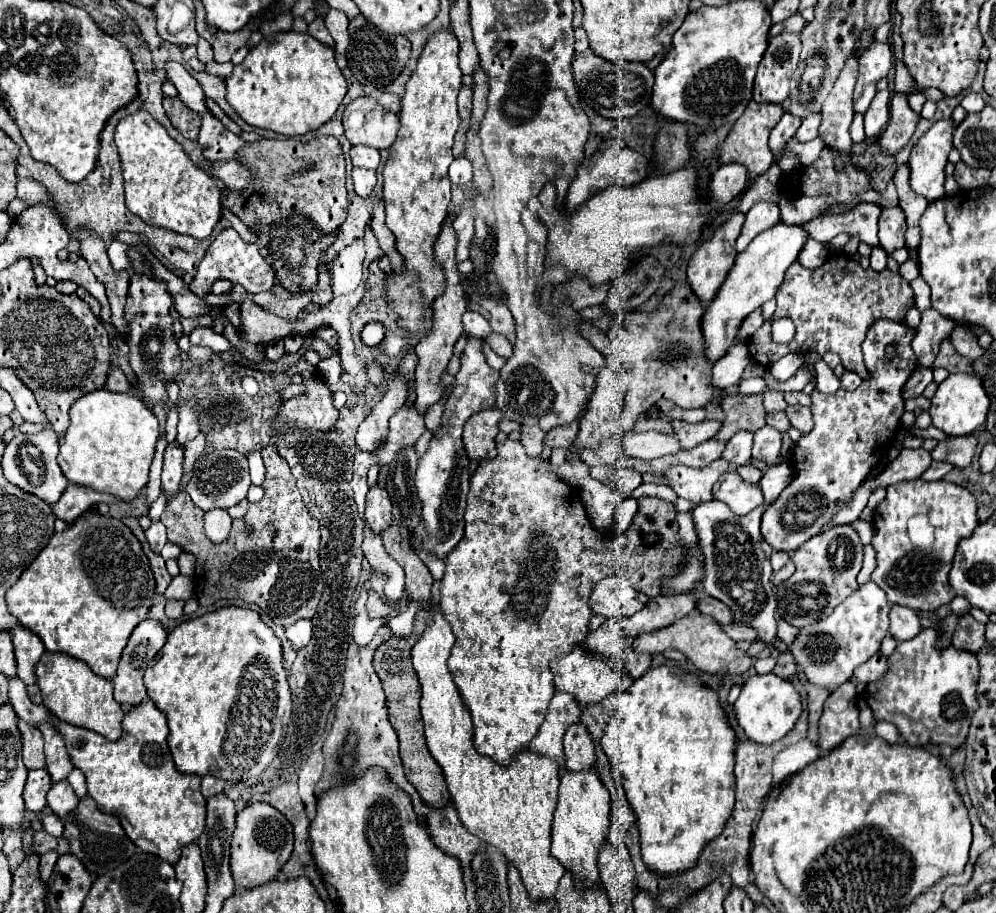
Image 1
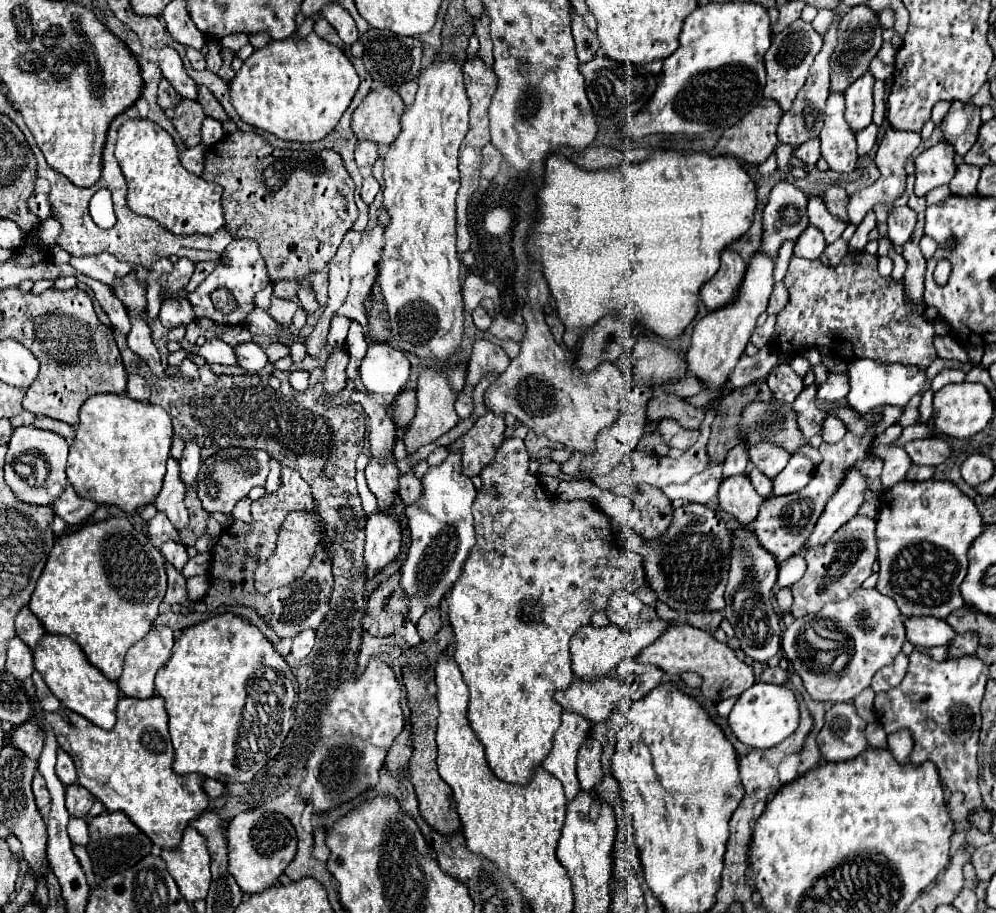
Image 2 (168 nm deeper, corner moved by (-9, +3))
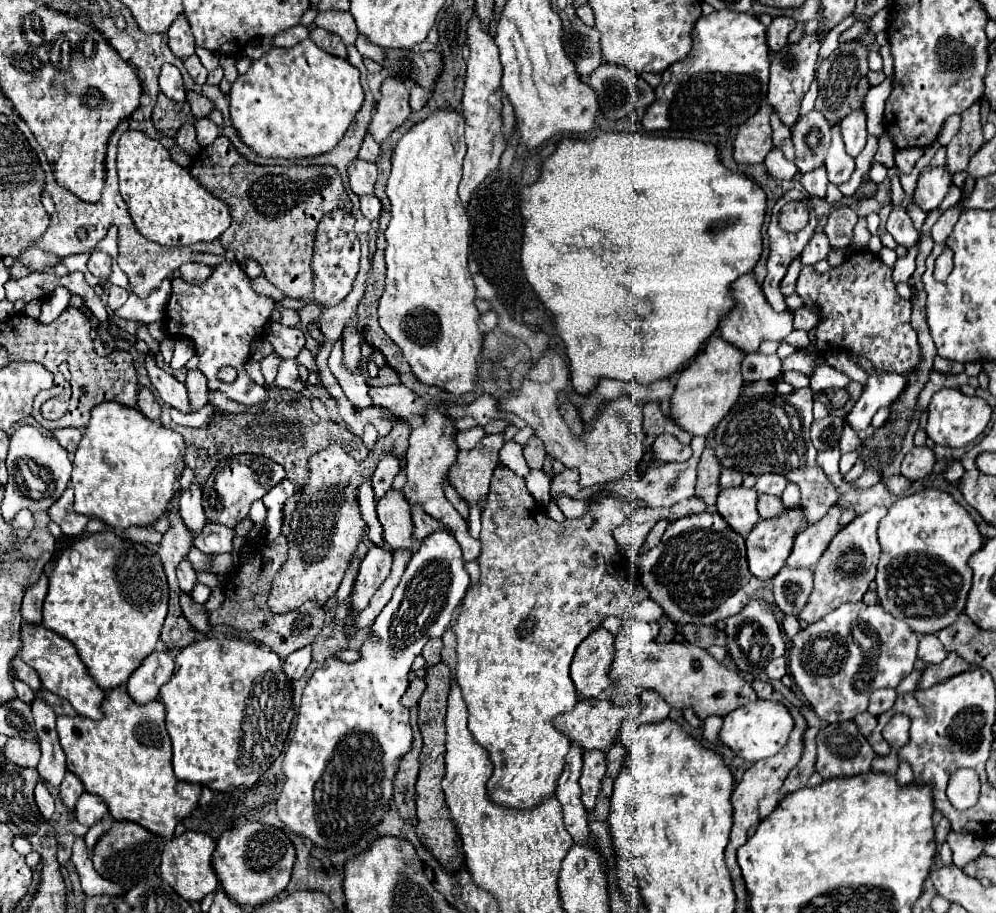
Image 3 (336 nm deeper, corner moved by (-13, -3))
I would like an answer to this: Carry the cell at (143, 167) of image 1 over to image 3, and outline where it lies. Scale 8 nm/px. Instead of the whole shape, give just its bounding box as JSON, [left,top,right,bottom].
[117,129,231,247]

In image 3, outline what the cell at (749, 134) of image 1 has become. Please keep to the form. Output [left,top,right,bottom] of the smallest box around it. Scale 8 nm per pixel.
[735,105,773,163]

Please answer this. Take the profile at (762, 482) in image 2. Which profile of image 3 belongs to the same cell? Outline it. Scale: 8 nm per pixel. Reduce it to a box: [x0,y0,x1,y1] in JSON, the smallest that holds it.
[757,493,783,519]

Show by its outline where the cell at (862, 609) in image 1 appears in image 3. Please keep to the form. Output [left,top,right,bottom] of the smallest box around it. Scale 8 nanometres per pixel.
[789,603,917,723]

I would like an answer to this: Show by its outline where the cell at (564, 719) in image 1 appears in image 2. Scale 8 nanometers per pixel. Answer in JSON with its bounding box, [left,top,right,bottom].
[543,713,591,803]

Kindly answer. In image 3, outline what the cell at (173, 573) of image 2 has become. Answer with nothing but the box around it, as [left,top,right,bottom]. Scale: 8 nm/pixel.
[181,593,209,633]

